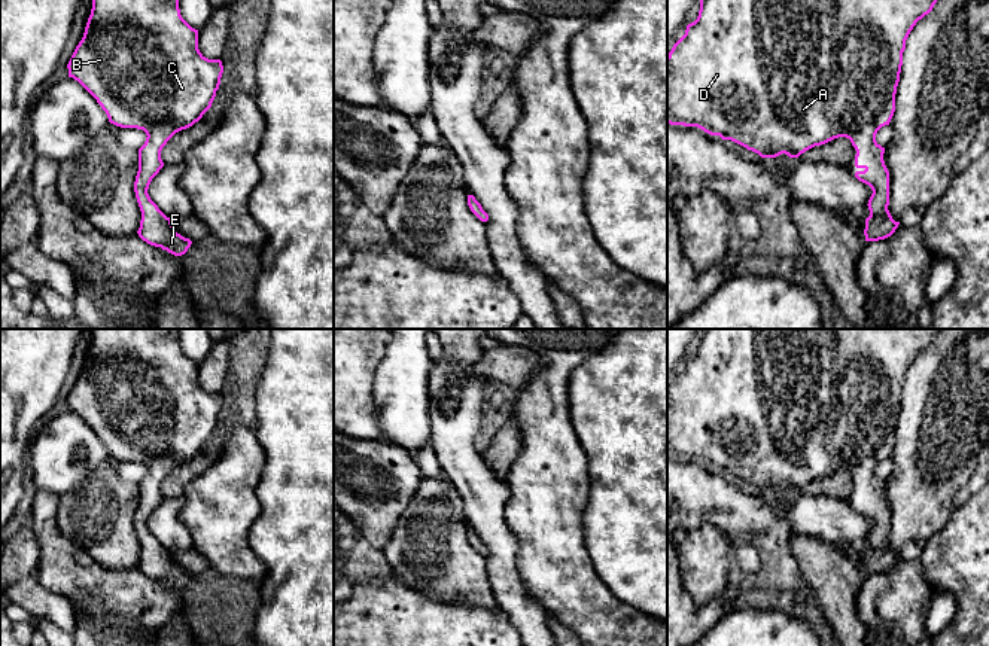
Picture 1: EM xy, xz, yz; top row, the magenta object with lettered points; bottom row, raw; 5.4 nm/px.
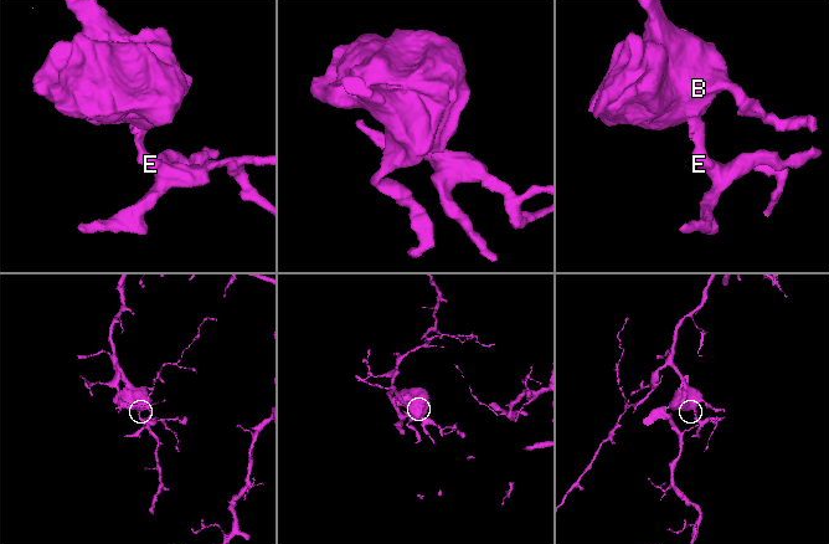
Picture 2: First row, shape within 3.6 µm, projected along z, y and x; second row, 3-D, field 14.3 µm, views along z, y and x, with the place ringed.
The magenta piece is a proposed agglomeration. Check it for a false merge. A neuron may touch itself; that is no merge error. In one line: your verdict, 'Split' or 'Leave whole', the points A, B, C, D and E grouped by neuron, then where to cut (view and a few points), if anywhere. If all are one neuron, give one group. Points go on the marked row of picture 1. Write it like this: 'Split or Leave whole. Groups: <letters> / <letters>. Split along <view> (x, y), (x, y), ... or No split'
Leave whole. Groups: A B C D E. No split

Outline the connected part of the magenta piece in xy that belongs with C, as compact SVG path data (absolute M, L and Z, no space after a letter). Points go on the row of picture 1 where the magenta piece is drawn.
M92 0L92 9L91 15L88 18L85 33L79 45L76 46L69 64L69 77L73 77L77 80L101 106L101 109L106 112L109 122L121 127L121 128L137 128L143 129L146 132L146 141L139 149L139 171L134 182L134 192L136 198L141 211L141 220L140 228L137 231L139 237L146 241L150 246L161 247L162 250L167 250L168 253L174 256L182 256L188 252L192 241L189 238L182 237L176 232L171 219L167 217L158 205L150 199L147 189L152 182L152 179L159 173L159 170L164 167L164 162L161 159L161 150L167 144L167 141L179 131L186 129L192 127L195 122L198 122L203 115L212 107L212 103L216 97L216 91L220 85L220 77L223 73L223 65L220 60L209 60L206 58L200 49L198 49L198 30L192 28L180 15L179 9L179 0Z

